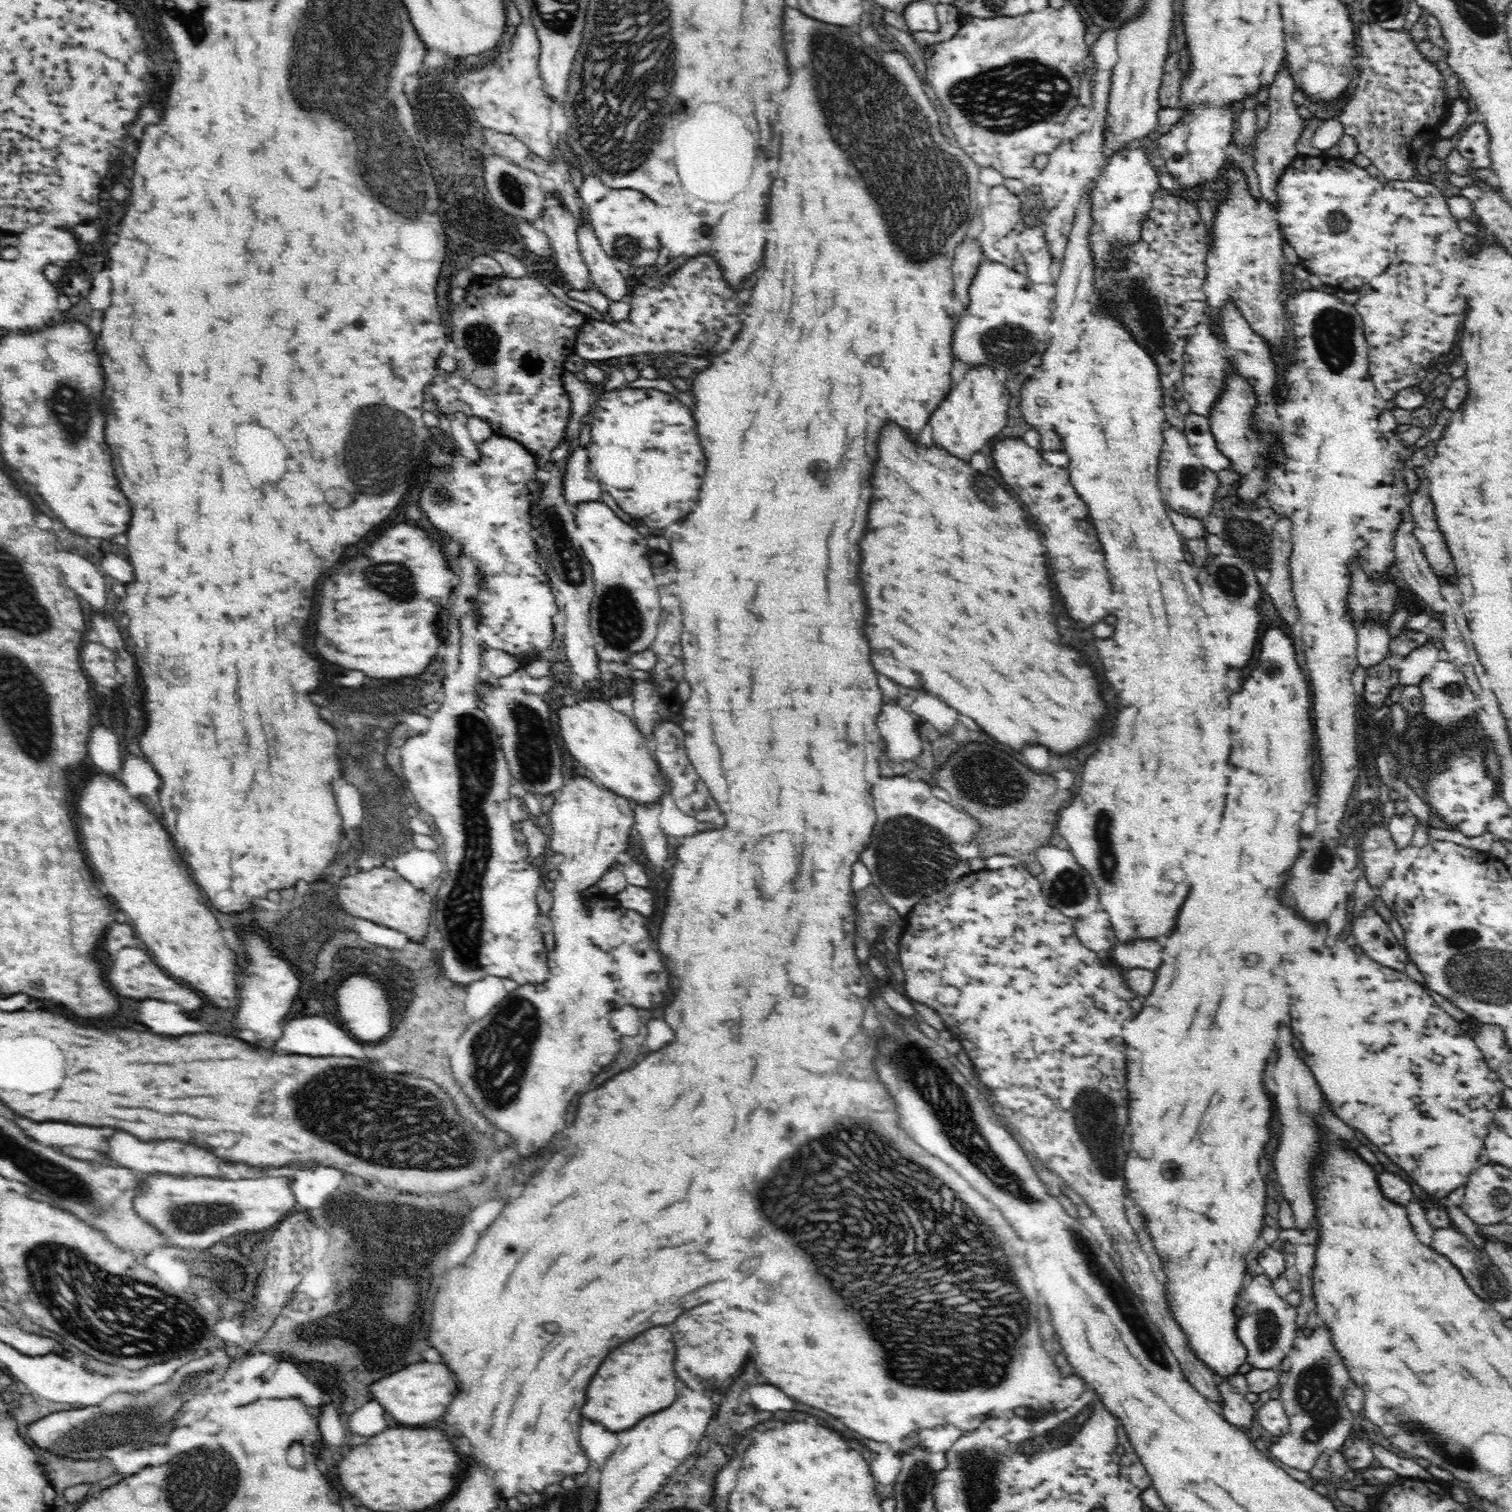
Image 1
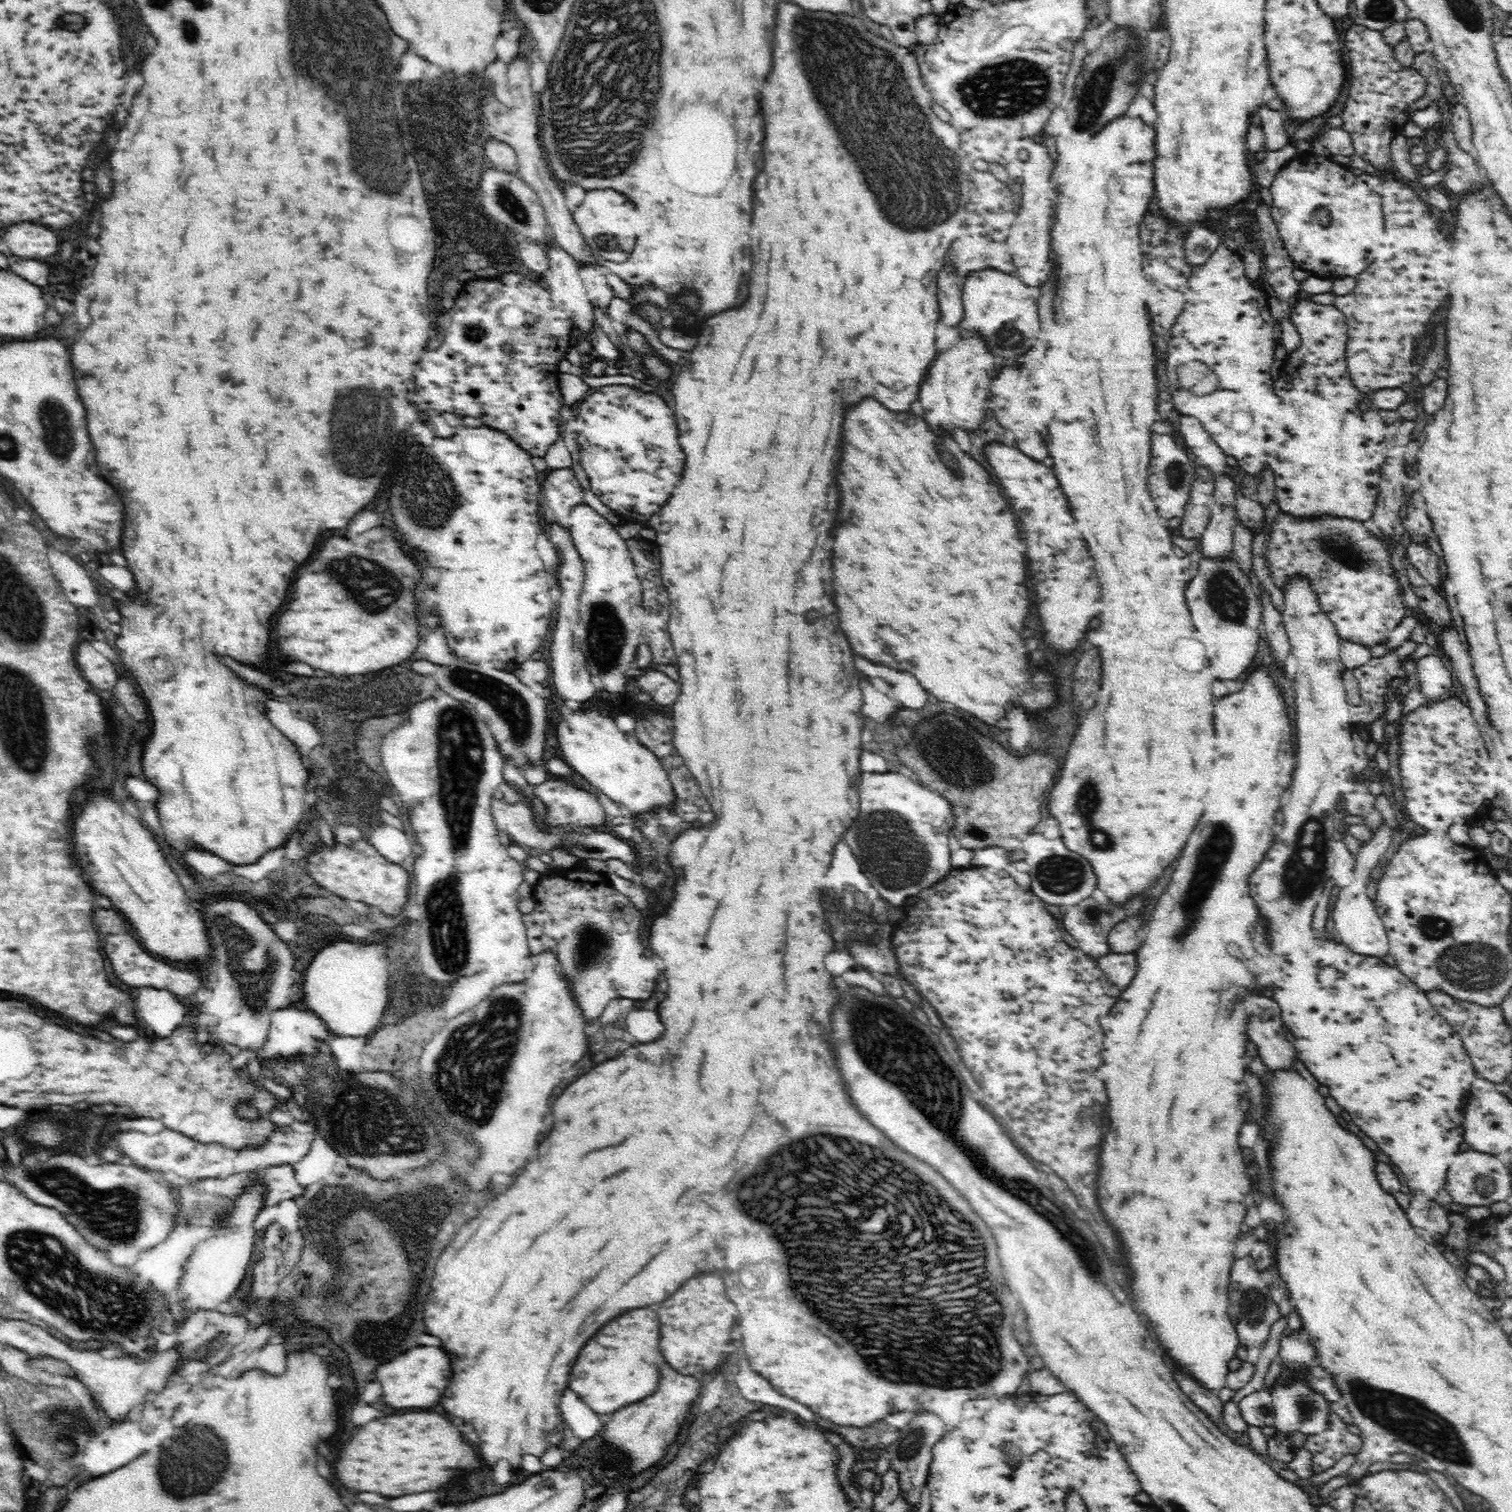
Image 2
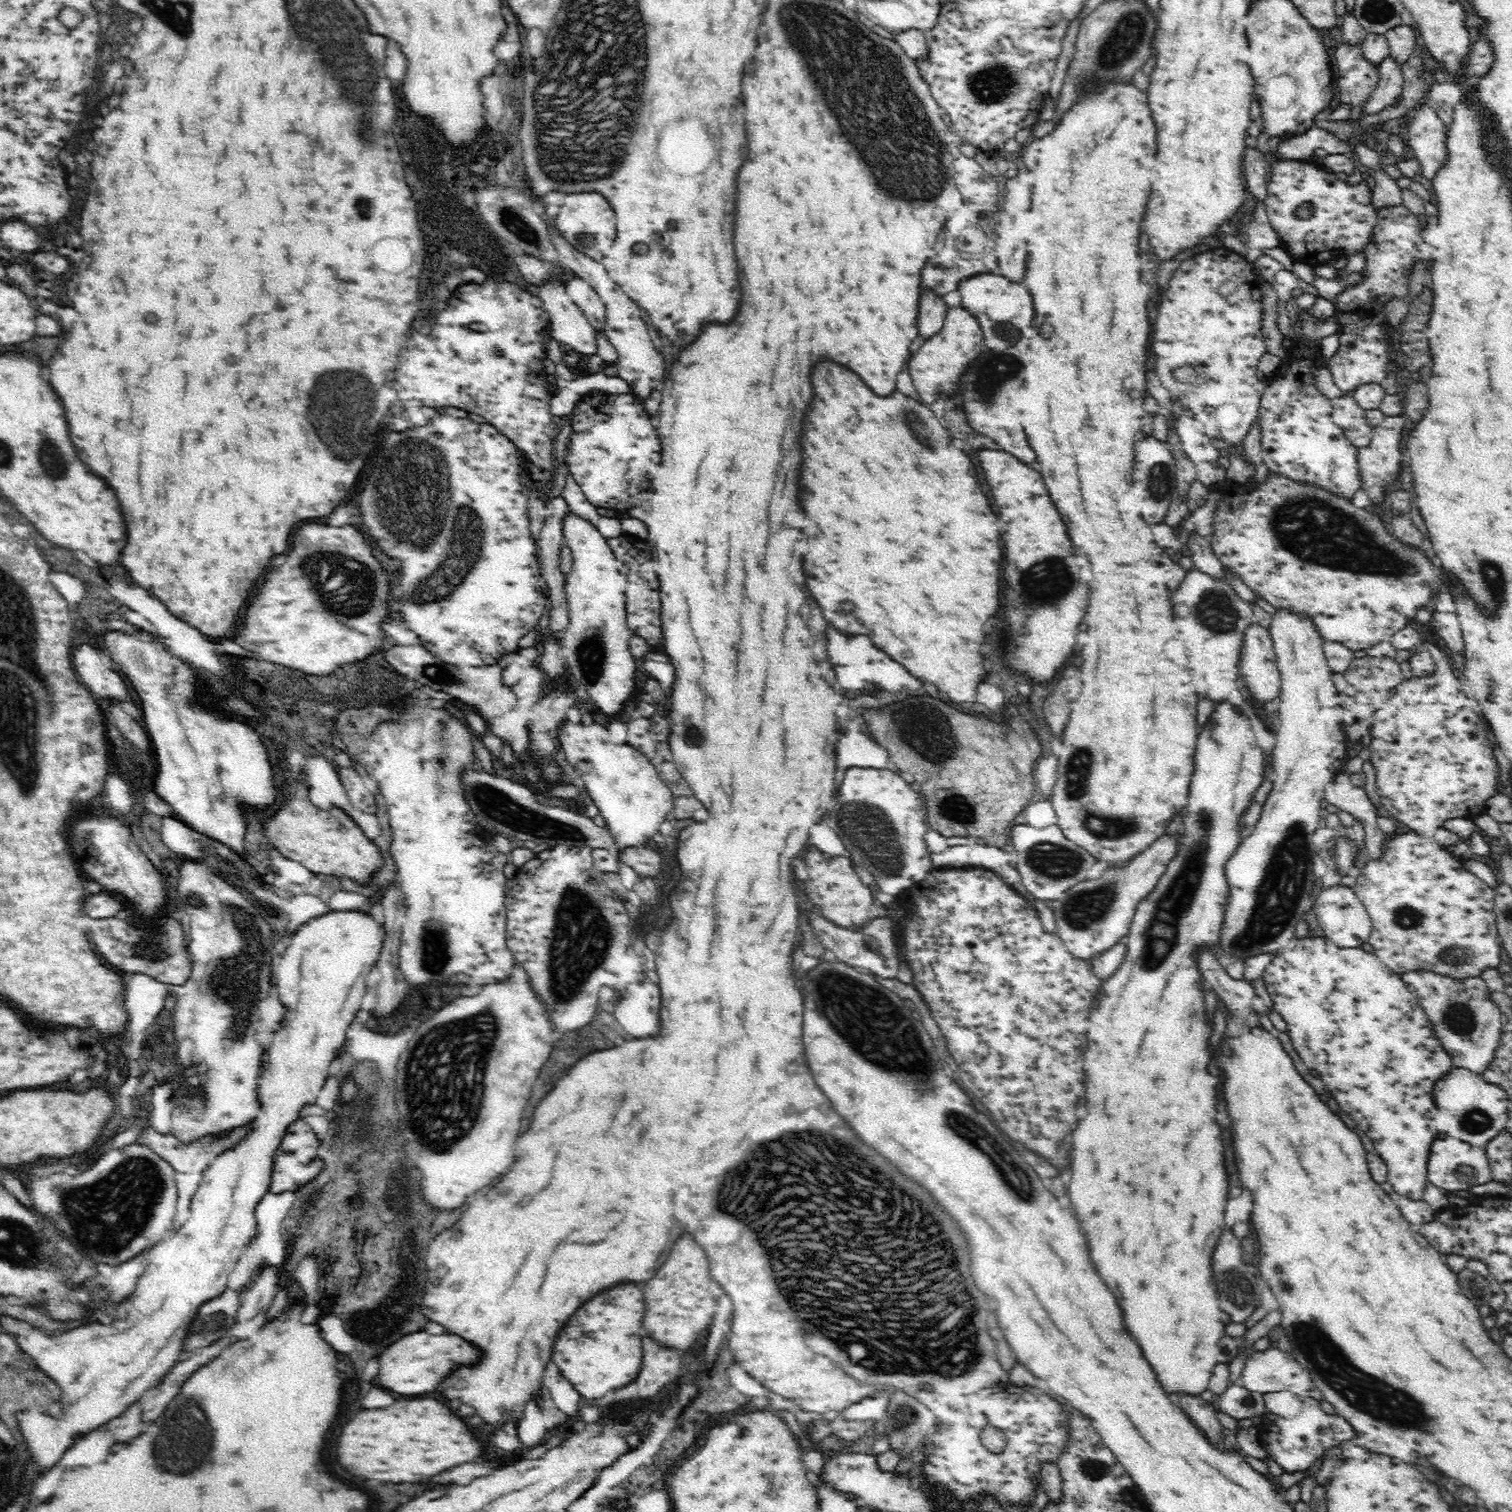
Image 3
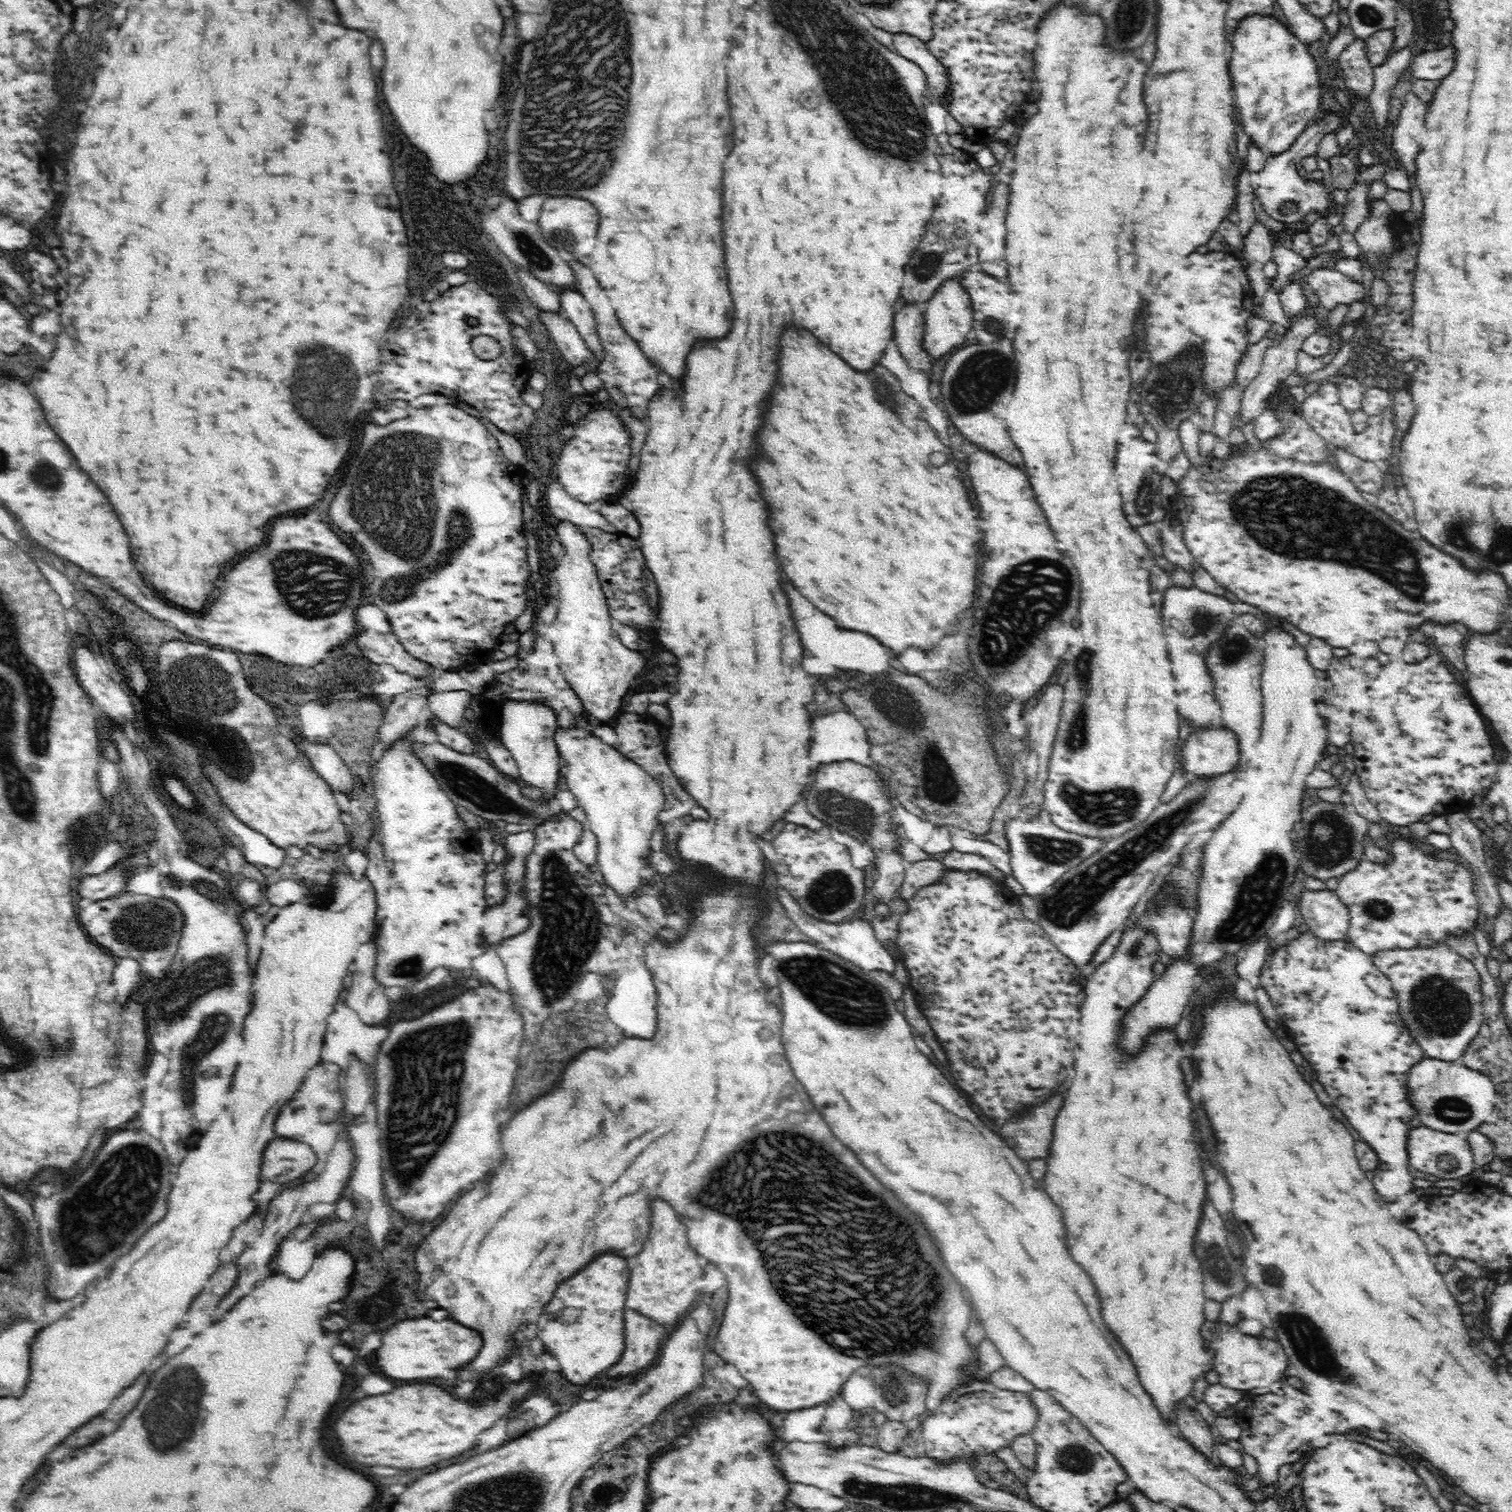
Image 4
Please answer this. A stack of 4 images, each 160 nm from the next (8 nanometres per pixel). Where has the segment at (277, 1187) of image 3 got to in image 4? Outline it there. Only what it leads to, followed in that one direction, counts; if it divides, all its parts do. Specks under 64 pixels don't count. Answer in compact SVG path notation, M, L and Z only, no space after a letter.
M272 1139L263 1154L261 1176L278 1184L289 1185L300 1179L317 1163L317 1155L302 1141Z

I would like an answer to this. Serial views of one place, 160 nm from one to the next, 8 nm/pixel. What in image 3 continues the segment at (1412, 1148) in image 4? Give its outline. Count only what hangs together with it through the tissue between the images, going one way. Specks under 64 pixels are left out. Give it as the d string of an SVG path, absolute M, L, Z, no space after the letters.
M1443 1136L1428 1149L1427 1175L1429 1182L1448 1192L1471 1191L1474 1186L1492 1182L1493 1172L1486 1147L1475 1147L1454 1137Z

